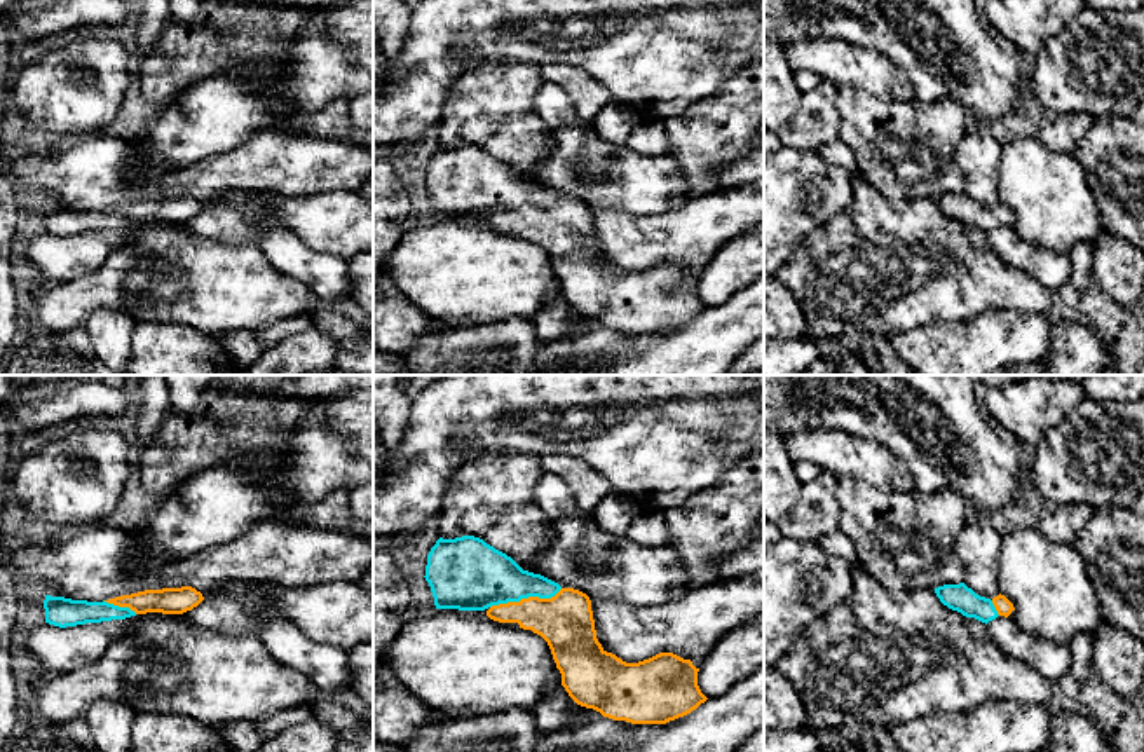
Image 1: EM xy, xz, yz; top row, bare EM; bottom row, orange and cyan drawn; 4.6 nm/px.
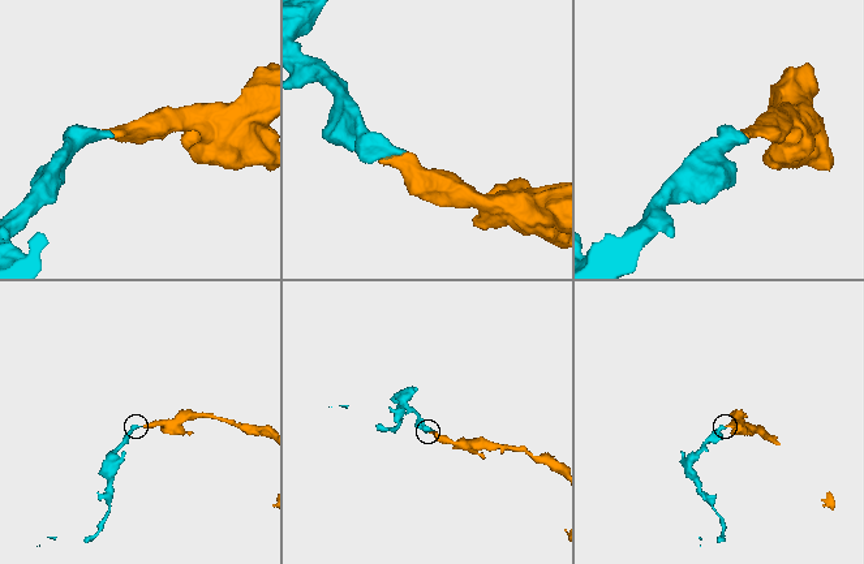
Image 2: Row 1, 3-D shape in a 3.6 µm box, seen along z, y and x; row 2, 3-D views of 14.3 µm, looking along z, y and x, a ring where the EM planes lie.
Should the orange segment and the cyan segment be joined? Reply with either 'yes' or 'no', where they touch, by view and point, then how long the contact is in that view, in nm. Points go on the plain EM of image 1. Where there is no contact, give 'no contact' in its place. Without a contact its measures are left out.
yes; contact xz (525, 208); length 340 nm

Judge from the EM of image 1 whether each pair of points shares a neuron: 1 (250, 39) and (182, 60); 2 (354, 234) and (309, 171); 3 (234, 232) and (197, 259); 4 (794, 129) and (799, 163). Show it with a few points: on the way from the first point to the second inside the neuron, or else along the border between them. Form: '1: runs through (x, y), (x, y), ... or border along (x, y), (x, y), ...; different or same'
1: runs through (232, 39), (211, 39), (199, 47); same
2: border along (354, 191), (285, 196); different
3: border along (183, 229), (218, 241), (257, 245); different
4: border along (783, 145), (813, 149); different

